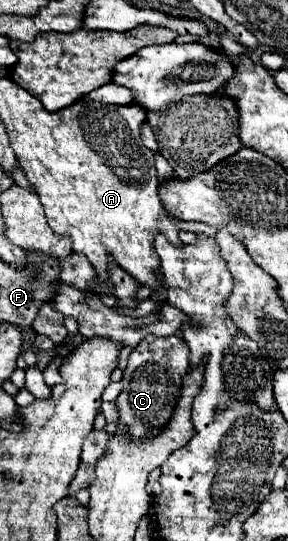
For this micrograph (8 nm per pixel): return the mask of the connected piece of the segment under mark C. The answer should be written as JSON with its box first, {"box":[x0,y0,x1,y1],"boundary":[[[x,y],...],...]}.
{"box":[117,336,189,438],"boundary":[[[145,336],[137,348],[129,354],[127,370],[123,374],[123,390],[117,398],[119,406],[119,432],[129,430],[133,438],[141,438],[149,430],[161,430],[177,404],[177,398],[181,394],[181,382],[183,374],[189,370],[189,346],[177,338],[157,338],[157,336]]]}

